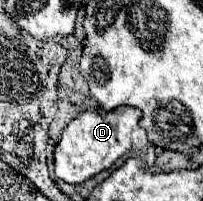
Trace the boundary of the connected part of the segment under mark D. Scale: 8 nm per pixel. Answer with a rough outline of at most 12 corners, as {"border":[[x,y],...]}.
{"border":[[83,111],[55,145],[55,175],[83,183],[131,151],[153,165],[141,111]]}

